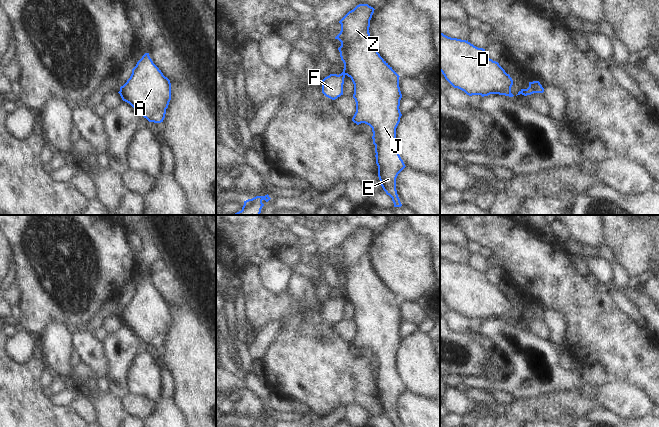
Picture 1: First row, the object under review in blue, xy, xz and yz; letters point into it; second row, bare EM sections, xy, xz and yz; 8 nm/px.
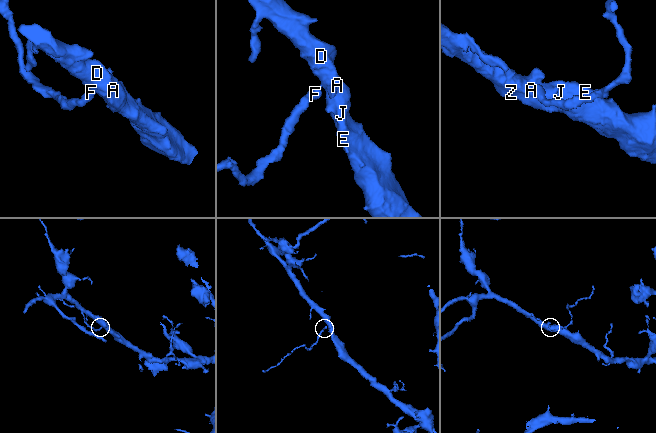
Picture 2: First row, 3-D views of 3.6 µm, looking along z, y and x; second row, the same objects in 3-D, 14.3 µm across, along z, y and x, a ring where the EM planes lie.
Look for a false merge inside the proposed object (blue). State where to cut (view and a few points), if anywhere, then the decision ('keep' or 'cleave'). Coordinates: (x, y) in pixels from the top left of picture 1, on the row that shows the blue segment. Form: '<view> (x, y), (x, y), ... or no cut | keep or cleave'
xz (343, 71), (345, 74) | cleave

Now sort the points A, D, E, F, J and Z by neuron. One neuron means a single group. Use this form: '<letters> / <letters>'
A D E J Z / F

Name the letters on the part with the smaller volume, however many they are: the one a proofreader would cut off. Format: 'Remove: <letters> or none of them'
Remove: F.

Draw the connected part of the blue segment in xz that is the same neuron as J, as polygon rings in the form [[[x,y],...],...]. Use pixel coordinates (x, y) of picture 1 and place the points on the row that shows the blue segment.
[[[368,4],[357,5],[339,21],[341,31],[335,39],[341,42],[338,50],[344,63],[343,72],[351,78],[354,84],[353,98],[356,102],[356,112],[352,121],[357,125],[365,123],[372,128],[381,186],[392,198],[394,207],[401,207],[402,204],[396,190],[396,178],[406,166],[396,149],[396,128],[402,116],[399,109],[402,98],[399,87],[400,76],[380,56],[372,43],[369,27],[374,10]]]

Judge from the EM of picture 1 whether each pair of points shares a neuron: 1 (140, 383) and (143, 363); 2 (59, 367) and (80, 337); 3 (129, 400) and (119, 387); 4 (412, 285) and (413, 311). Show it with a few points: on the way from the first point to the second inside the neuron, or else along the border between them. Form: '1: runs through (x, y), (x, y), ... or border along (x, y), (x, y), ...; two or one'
1: runs through (143, 378), (143, 368); one
2: border along (71, 334), (71, 344), (76, 358); two
3: border along (129, 393), (121, 399); two
4: border along (400, 300), (414, 302); two

